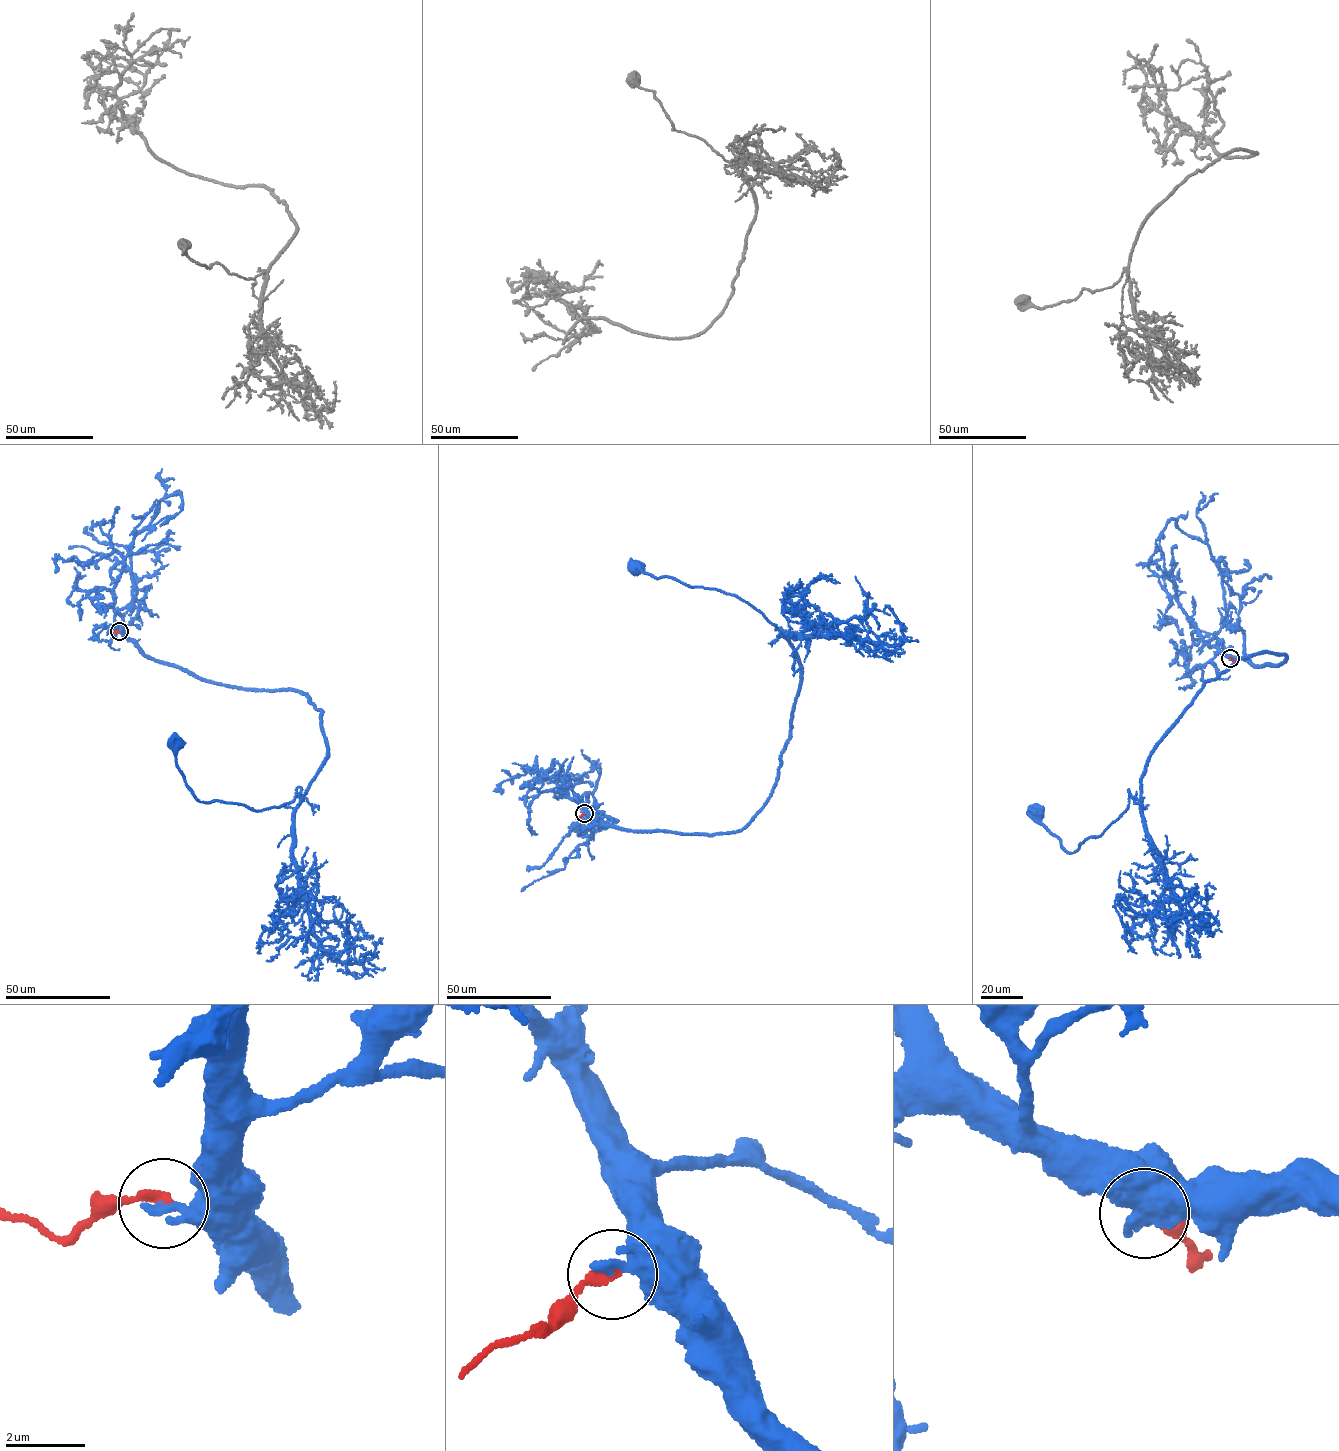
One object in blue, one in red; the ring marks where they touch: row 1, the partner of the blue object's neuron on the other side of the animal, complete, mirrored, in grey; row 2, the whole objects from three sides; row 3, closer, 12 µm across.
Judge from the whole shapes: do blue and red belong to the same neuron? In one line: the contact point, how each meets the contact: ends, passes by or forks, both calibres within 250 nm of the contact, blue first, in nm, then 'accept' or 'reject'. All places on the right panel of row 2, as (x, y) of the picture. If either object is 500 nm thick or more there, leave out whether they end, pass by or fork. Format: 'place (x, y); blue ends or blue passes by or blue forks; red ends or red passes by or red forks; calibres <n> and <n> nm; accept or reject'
place (1230, 658); blue ends; red ends; calibres 360 and 240 nm; accept

